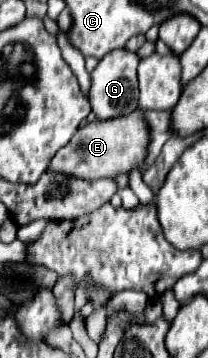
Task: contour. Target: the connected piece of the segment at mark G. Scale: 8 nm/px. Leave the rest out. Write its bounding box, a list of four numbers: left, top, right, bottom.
[90,49,138,119]

